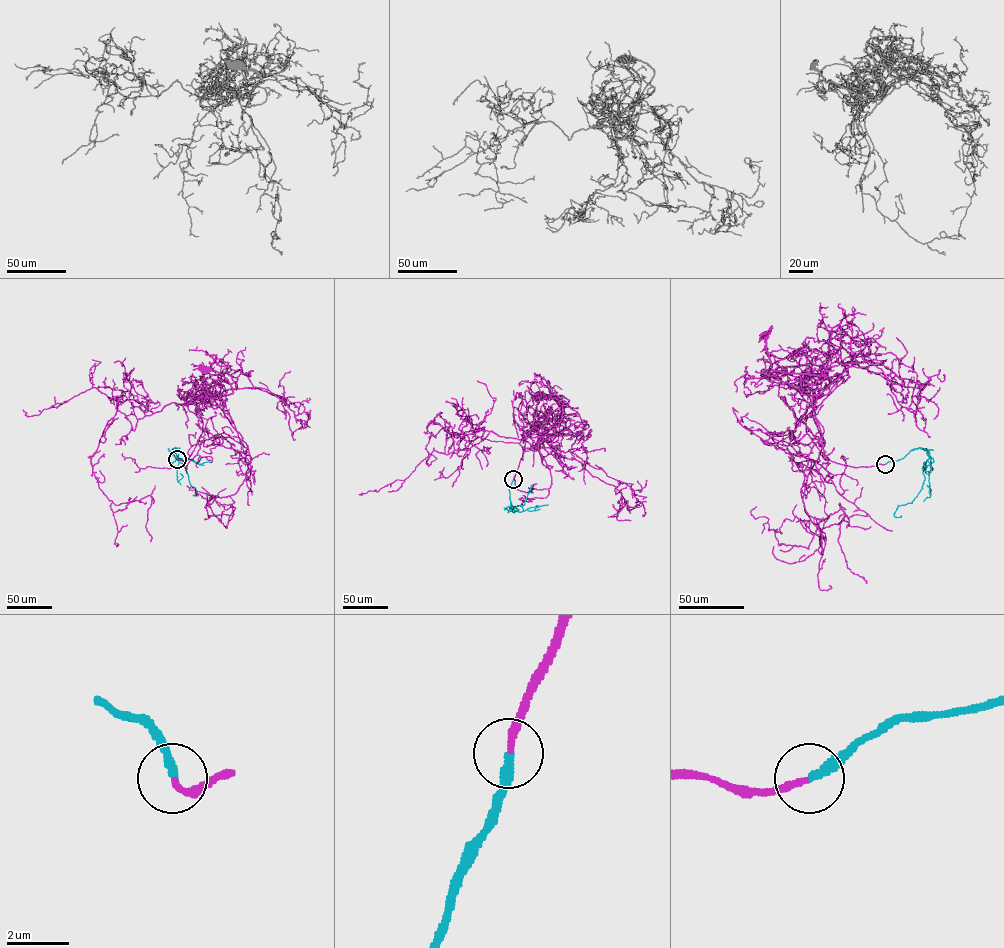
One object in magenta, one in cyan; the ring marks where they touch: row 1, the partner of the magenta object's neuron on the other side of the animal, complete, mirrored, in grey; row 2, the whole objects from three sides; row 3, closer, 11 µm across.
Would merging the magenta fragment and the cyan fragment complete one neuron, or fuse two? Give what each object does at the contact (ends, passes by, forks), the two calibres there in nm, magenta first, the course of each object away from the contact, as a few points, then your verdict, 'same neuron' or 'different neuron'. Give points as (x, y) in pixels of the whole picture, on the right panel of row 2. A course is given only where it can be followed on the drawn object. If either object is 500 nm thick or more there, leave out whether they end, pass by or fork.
magenta ends there; cyan ends there; 200 nm thick on the magenta side, 220 nm on the other; magenta runs (885, 464), (854, 467), (829, 460), (805, 422), (819, 391), (811, 379), (826, 374), (773, 370), (765, 334); cyan runs (885, 464), (915, 448), (924, 449), (929, 457), (923, 467), (922, 488), (894, 514), (901, 516); same neuron

